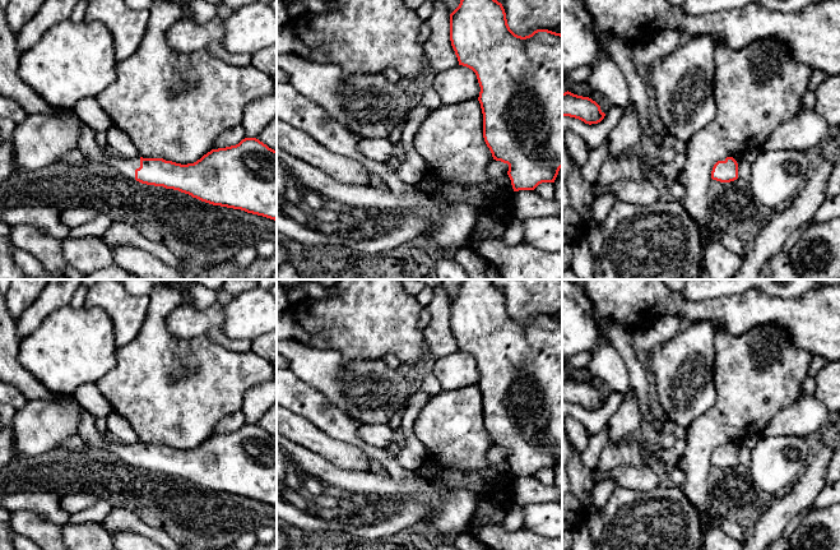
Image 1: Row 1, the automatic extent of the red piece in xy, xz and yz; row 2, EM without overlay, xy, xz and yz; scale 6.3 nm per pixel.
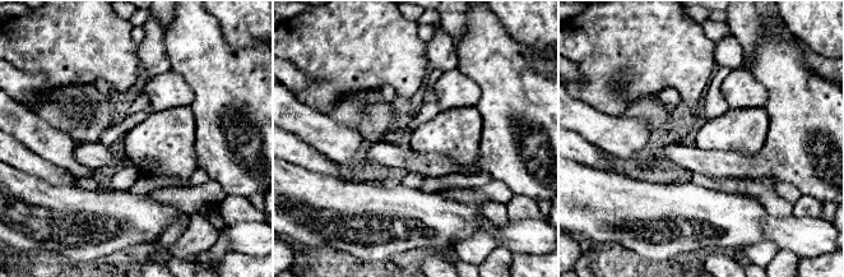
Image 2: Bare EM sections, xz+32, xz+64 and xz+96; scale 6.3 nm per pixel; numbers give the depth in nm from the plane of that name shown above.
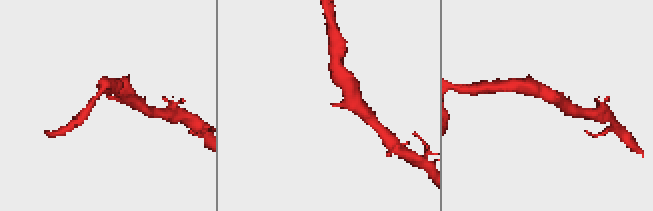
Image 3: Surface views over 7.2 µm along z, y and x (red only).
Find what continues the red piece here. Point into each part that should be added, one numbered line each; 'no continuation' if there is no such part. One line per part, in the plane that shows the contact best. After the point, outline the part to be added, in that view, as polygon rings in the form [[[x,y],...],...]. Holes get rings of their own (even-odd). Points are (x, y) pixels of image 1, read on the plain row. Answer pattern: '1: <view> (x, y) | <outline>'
1: xy (87, 430) | [[[84,408],[80,411],[80,422],[76,435],[85,442],[87,447],[99,448],[130,466],[135,466],[135,456],[140,453],[140,443],[121,444],[120,442],[110,442],[105,434],[97,429],[96,419]]]

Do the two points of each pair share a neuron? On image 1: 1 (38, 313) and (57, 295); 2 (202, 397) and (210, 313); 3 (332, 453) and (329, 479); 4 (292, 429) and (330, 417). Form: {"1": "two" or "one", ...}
{"1": "one", "2": "two", "3": "two", "4": "two"}

